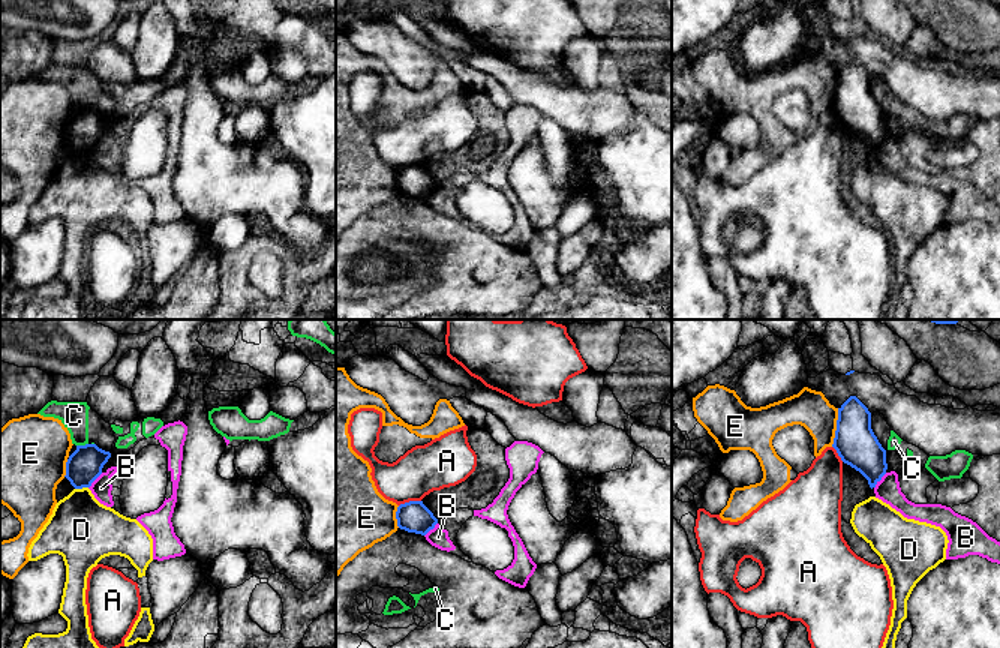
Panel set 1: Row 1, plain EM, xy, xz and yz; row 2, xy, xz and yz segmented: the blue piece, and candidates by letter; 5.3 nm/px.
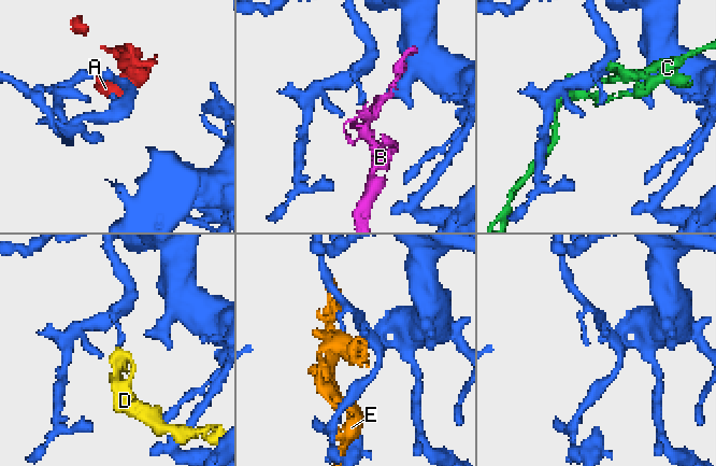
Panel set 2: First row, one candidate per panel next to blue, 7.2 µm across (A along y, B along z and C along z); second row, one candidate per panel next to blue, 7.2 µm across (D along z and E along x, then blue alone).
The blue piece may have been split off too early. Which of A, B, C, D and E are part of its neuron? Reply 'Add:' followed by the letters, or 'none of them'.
Add: none of them

